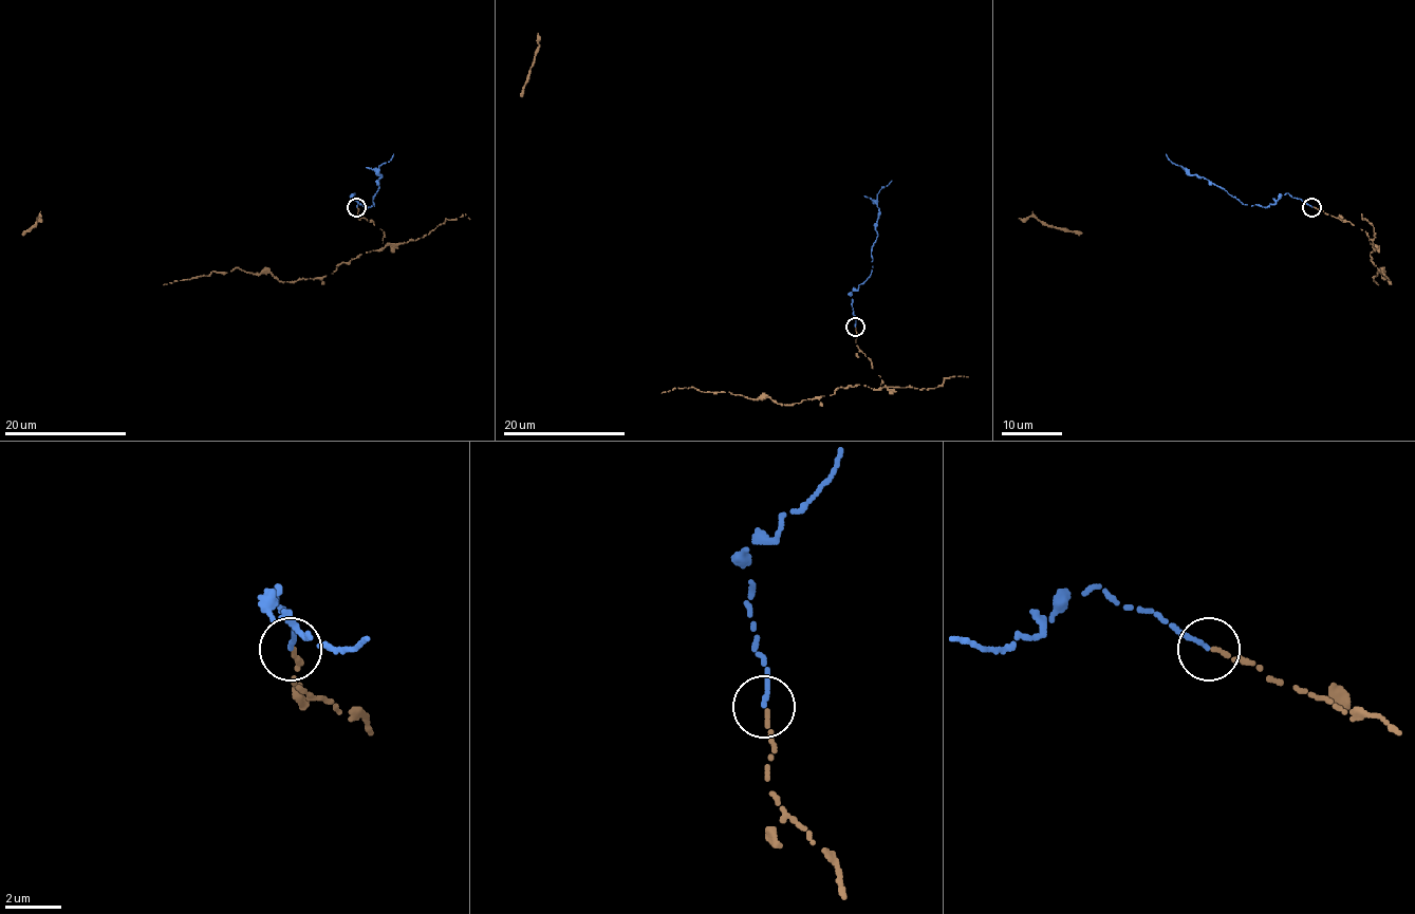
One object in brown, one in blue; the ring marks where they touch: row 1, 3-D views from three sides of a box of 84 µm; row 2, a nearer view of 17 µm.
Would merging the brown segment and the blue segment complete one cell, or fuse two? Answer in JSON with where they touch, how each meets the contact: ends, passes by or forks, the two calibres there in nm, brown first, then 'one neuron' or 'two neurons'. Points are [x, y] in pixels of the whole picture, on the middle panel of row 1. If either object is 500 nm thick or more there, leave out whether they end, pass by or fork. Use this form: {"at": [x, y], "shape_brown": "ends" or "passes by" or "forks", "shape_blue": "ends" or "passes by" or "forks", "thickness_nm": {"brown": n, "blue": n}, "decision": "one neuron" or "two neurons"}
{"at": [855, 327], "shape_brown": "ends", "shape_blue": "ends", "thickness_nm": {"brown": 140, "blue": 160}, "decision": "one neuron"}

